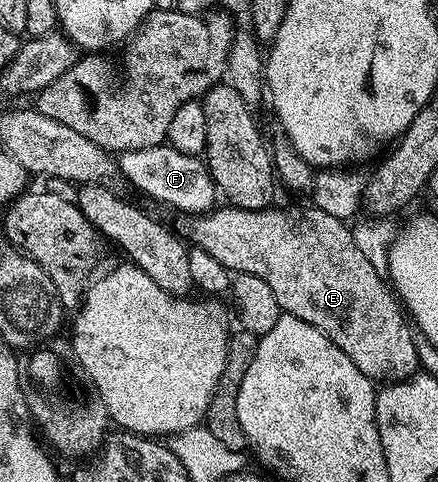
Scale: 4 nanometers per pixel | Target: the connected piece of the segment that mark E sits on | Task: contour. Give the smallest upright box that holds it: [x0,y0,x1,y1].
[182,206,420,382]

